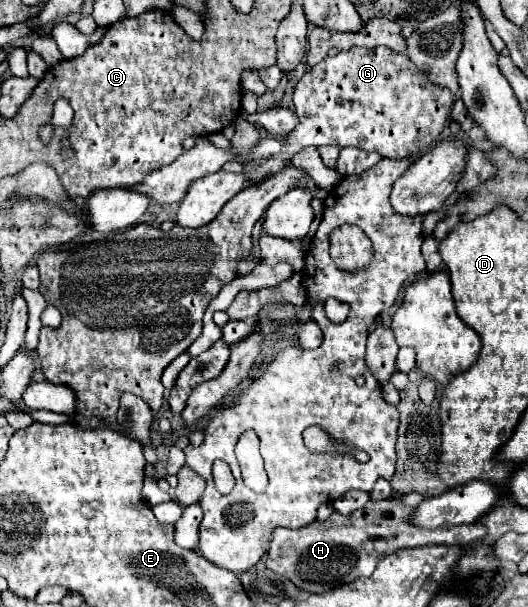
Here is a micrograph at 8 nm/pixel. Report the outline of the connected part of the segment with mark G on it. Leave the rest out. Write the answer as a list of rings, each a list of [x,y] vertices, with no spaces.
[[[377,46],[375,50],[351,48],[321,60],[297,82],[293,104],[299,124],[287,136],[285,148],[249,174],[249,184],[277,174],[305,146],[357,146],[391,160],[419,158],[439,142],[453,94],[449,88],[433,84],[409,56]]]

